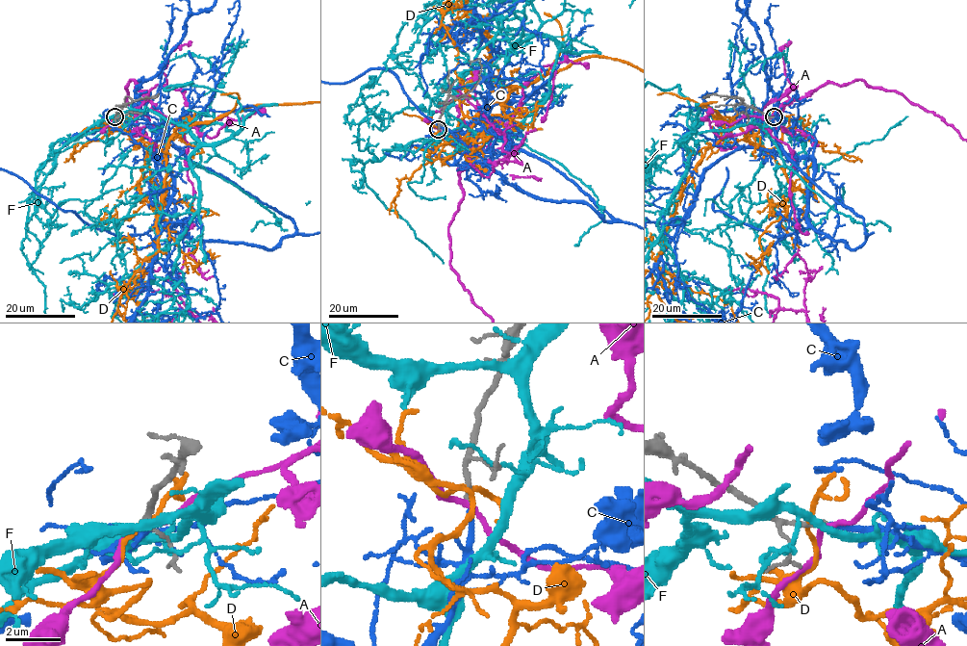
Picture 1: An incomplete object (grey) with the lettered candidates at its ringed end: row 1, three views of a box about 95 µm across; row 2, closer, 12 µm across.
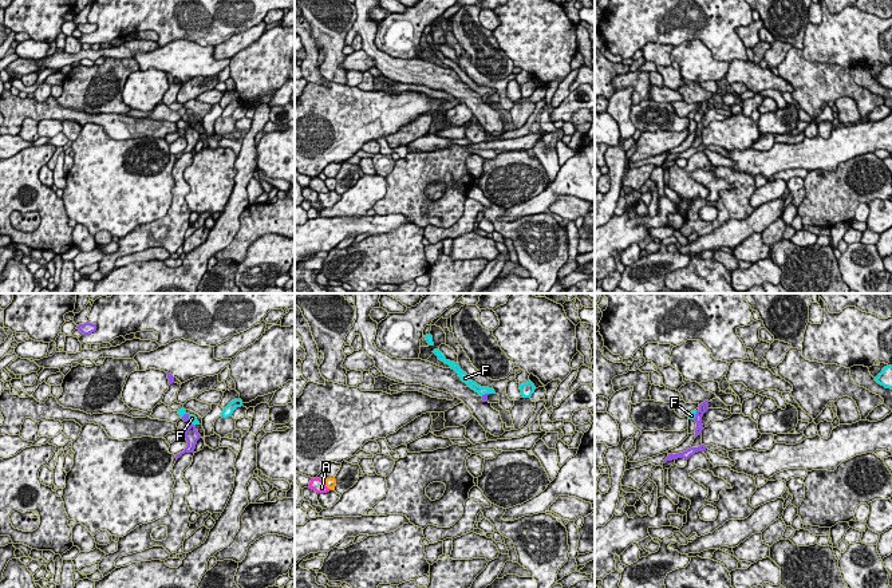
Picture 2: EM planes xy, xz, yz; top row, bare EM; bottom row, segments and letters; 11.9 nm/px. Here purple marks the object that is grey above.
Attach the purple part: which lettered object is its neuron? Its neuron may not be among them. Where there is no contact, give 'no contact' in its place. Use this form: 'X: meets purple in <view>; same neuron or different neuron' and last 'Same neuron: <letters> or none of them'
A: no contact; different neuron
C: no contact; same neuron
D: no contact; different neuron
F: meets purple in xy; different neuron
Same neuron: C

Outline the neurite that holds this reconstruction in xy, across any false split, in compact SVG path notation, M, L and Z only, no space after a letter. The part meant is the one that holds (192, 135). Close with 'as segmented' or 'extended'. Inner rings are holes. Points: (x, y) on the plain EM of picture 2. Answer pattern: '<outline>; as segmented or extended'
M190 125L188 129L185 129L185 138L188 141L188 146L182 153L175 155L177 159L185 153L194 153L197 141L201 138L194 125Z; as segmented

